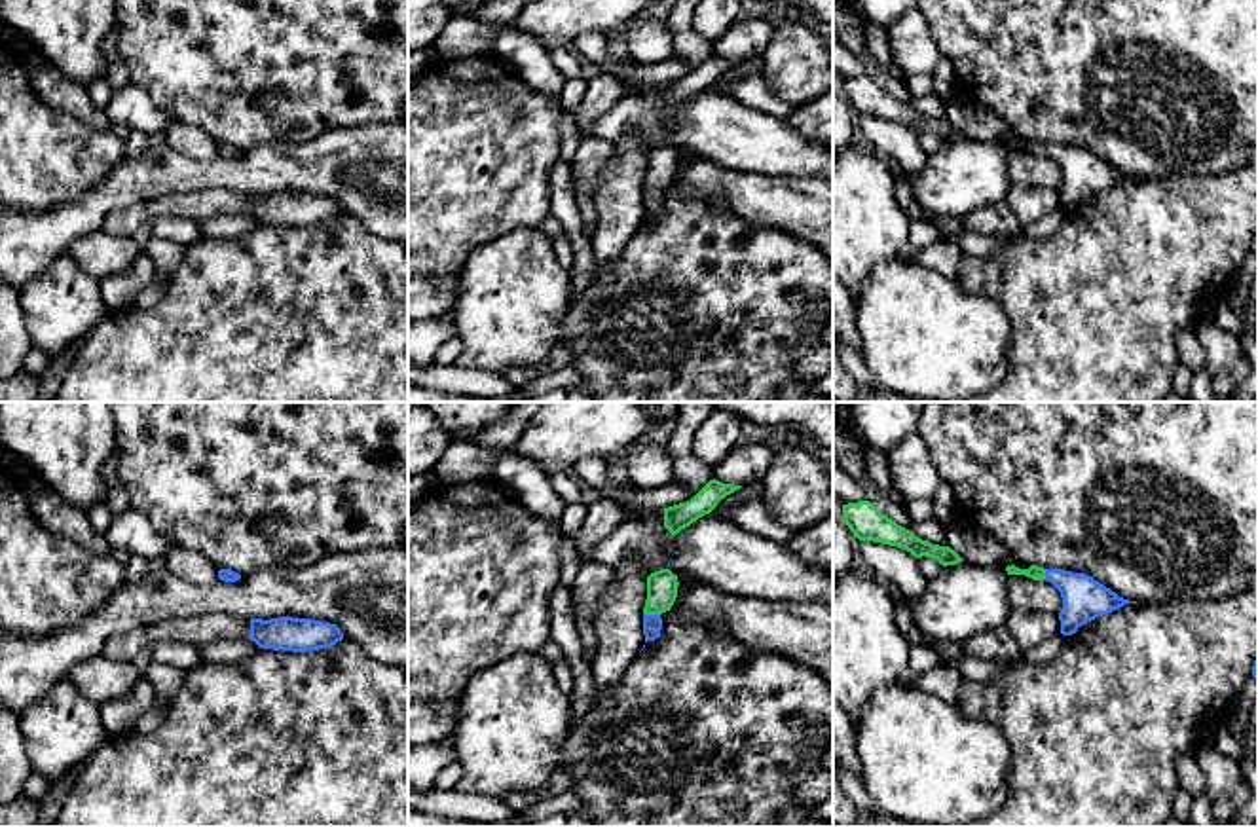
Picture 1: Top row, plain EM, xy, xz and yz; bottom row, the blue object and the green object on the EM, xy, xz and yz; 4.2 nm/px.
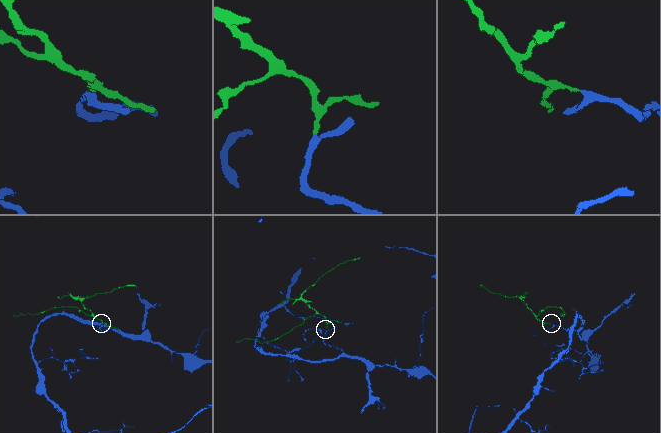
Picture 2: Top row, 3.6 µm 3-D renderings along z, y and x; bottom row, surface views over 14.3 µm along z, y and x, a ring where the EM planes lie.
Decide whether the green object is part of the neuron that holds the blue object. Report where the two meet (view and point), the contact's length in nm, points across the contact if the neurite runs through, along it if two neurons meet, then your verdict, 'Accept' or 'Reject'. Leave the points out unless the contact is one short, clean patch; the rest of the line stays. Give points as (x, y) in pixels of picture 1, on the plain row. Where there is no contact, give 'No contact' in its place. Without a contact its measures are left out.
Touches blue at xz (651, 190). Shared border 70 nm. Path across: xz (651, 198), (651, 190), (661, 173), (663, 160). Accept

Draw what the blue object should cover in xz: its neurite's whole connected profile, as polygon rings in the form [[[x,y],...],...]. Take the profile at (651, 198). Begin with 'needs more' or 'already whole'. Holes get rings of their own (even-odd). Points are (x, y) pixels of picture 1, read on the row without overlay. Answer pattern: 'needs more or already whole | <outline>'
needs more | [[[660,144],[647,152],[647,175],[643,182],[645,218],[655,216],[660,211],[660,190],[672,184],[677,173],[677,161],[677,150],[670,144]]]

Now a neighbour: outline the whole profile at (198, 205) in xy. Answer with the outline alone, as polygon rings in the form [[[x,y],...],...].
[[[205,188],[194,192],[171,193],[146,201],[148,216],[180,216],[194,222],[203,222],[213,216],[249,212],[250,193]]]

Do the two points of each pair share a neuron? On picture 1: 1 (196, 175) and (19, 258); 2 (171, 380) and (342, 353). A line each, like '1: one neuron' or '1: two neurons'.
1: one neuron
2: one neuron

